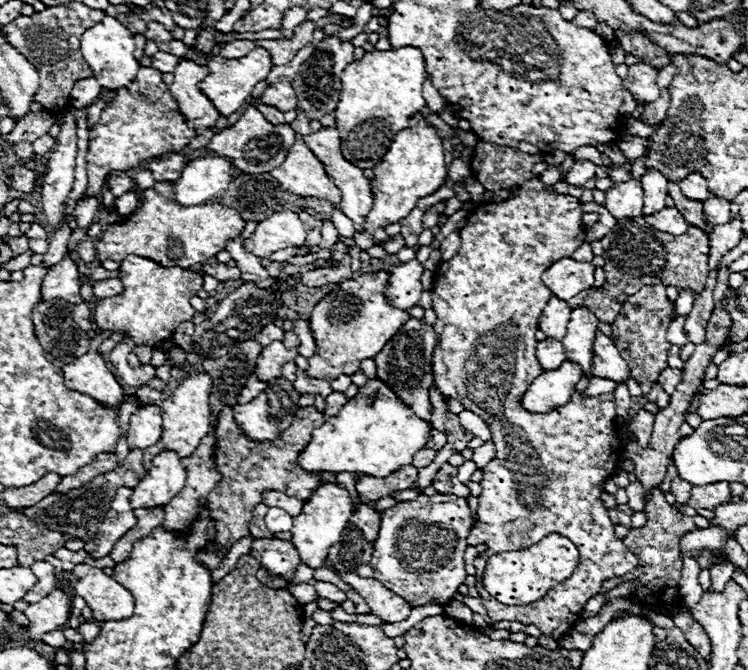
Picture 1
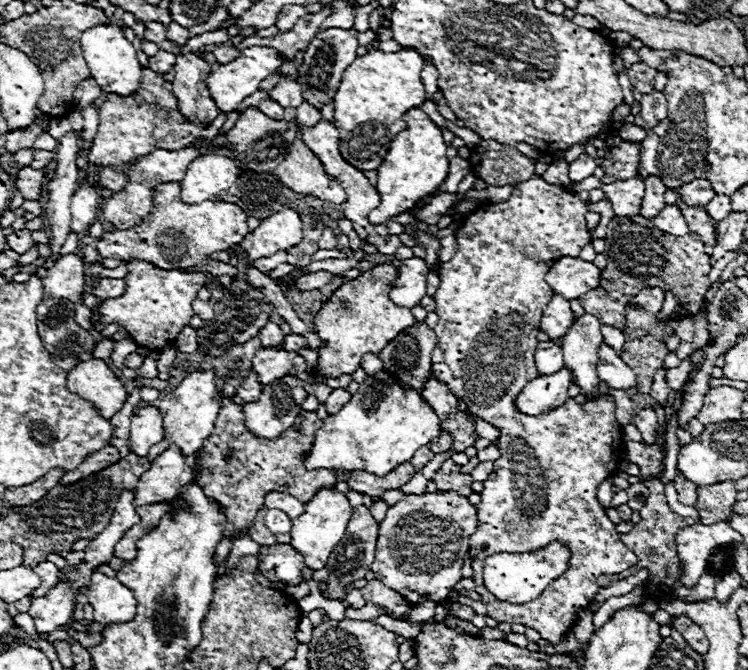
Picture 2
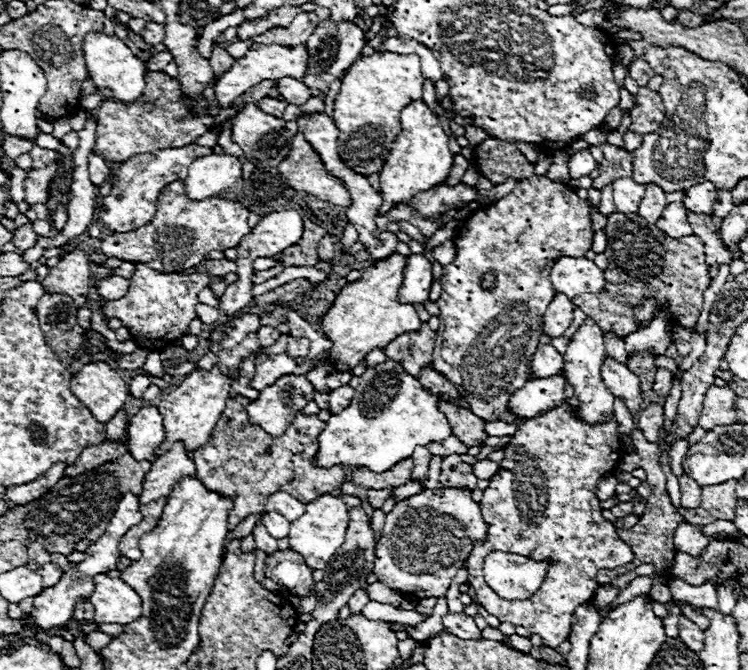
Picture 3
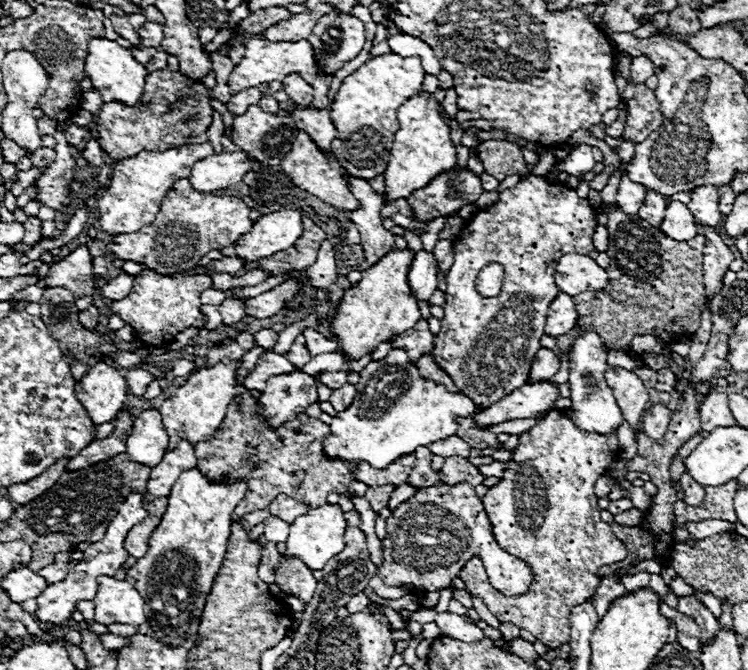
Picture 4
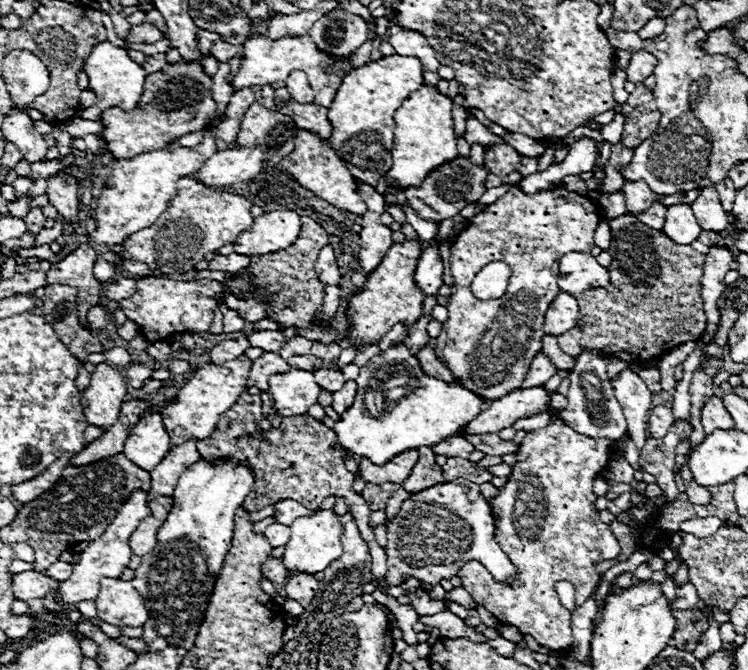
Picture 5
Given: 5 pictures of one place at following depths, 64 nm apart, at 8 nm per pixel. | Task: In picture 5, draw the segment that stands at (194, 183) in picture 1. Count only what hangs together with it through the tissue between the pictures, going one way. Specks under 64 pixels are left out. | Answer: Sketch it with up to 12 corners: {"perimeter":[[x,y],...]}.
{"perimeter":[[260,148],[220,150],[194,178],[208,188],[260,174]]}

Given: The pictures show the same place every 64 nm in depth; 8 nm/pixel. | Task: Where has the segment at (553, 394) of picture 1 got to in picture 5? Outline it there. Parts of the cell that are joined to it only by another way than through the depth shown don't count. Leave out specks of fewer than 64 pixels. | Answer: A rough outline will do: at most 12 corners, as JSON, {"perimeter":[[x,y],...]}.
{"perimeter":[[516,388],[490,402],[466,430],[500,432],[546,412],[552,392]]}

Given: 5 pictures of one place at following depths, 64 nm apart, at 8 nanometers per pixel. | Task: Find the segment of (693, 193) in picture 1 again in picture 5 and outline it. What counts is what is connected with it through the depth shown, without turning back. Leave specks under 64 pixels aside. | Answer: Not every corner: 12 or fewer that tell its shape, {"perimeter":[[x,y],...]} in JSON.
{"perimeter":[[714,186],[690,204],[700,228],[720,232],[730,216],[720,208]]}

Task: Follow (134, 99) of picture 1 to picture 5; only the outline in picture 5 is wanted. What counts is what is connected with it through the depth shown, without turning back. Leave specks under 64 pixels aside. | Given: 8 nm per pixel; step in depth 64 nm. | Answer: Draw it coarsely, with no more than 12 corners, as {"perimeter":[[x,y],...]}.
{"perimeter":[[202,66],[146,76],[134,110],[100,114],[114,158],[160,150],[216,116]]}

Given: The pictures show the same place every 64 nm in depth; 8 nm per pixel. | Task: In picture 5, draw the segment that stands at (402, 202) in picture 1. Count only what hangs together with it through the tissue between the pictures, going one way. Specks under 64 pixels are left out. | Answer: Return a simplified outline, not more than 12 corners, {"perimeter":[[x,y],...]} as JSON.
{"perimeter":[[422,84],[396,110],[392,188],[458,156],[452,100]]}

